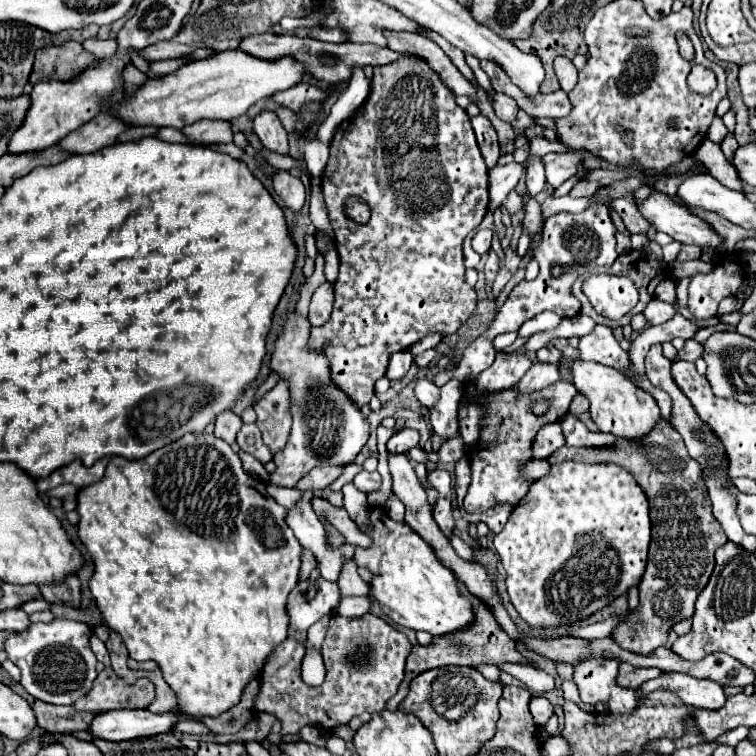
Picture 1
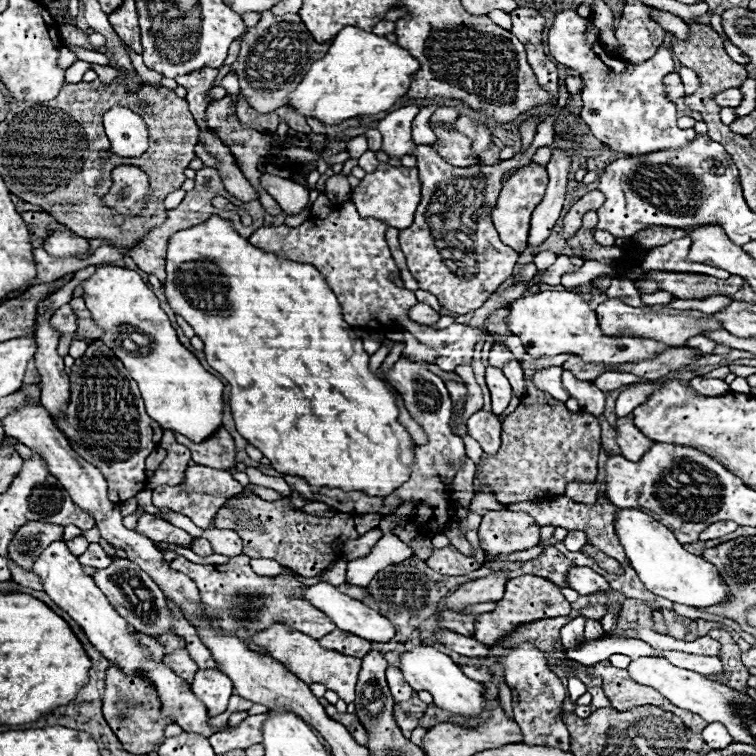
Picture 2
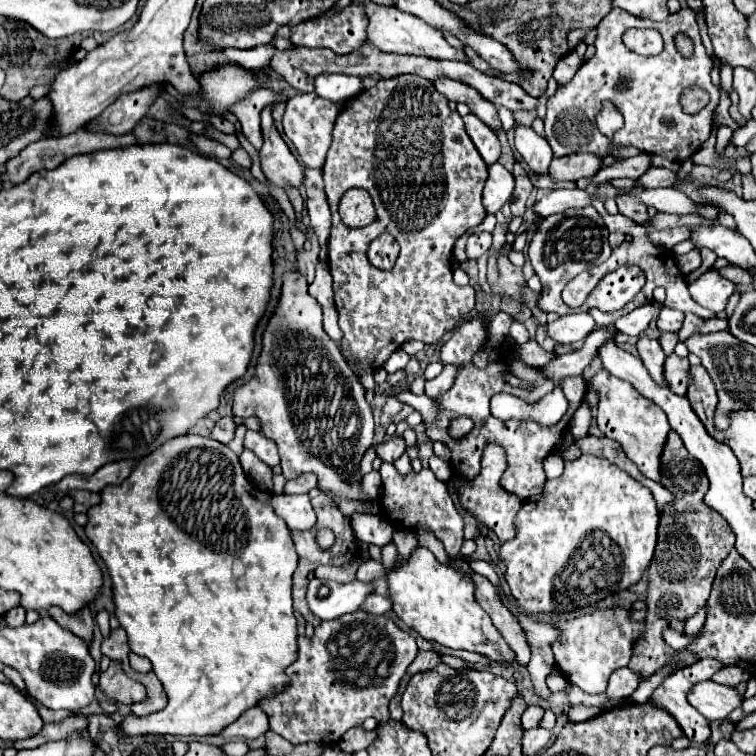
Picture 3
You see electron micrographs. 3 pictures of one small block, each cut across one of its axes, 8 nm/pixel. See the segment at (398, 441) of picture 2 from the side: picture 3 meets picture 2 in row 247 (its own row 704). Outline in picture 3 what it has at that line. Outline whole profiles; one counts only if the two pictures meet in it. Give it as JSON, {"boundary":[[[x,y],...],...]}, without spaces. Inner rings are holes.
{"boundary":[[[186,434],[174,438],[142,458],[130,472],[128,480],[118,486],[104,488],[100,492],[100,504],[92,506],[88,512],[86,536],[96,546],[100,558],[104,560],[110,580],[112,580],[112,602],[114,602],[114,616],[118,618],[120,626],[128,634],[130,650],[138,656],[144,656],[152,662],[156,676],[164,684],[168,706],[160,712],[148,716],[122,716],[118,730],[124,736],[138,736],[138,734],[176,734],[176,736],[206,736],[218,734],[224,726],[232,724],[244,710],[252,708],[260,698],[270,696],[272,692],[280,692],[288,678],[284,676],[284,668],[296,660],[296,618],[292,610],[292,574],[298,566],[298,556],[294,550],[294,540],[290,536],[288,526],[280,516],[276,516],[272,508],[272,494],[260,490],[256,484],[248,480],[244,474],[238,456],[226,446],[216,442],[214,438]]]}

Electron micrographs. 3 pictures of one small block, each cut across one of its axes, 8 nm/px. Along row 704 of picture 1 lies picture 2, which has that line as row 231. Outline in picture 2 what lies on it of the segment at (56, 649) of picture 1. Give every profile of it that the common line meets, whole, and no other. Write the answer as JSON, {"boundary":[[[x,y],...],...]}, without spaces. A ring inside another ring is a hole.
{"boundary":[[[66,226],[64,232],[54,232],[44,242],[44,250],[52,256],[82,256],[88,250],[88,240],[72,234]]]}

